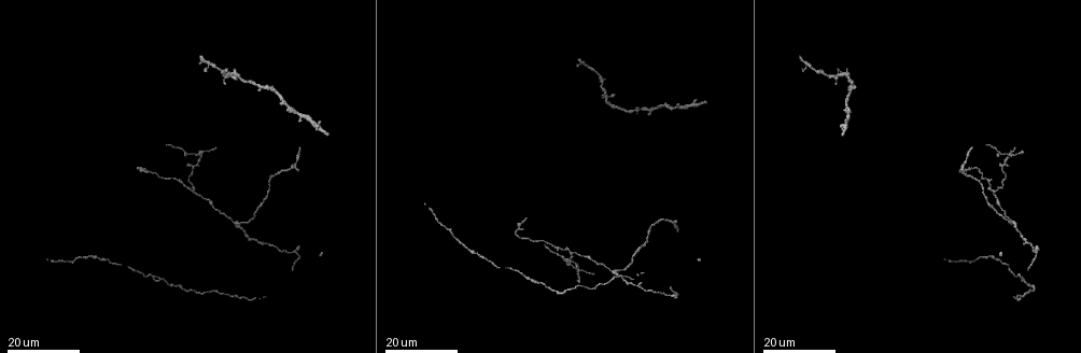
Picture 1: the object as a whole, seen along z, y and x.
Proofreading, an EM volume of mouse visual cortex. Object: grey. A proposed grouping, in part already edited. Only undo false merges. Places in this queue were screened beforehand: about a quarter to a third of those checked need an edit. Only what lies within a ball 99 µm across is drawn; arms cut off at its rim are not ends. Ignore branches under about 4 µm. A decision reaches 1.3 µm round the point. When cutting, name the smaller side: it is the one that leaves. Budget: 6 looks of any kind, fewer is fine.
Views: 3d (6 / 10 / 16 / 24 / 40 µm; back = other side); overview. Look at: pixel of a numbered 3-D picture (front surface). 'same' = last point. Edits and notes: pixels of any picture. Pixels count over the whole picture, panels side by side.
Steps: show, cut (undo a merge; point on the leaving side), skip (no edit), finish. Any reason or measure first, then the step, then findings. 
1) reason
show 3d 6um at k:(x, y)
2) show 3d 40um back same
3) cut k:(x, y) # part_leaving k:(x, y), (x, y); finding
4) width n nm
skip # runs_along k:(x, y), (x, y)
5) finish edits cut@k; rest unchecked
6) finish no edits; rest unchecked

side arm on a straight run
show 3d 16um at 1:(235, 222)

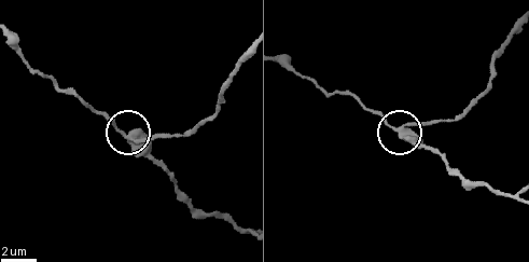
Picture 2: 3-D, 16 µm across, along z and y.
closer look
show 3d 6um at 2:(131, 135)

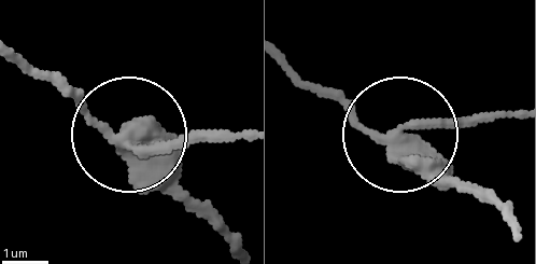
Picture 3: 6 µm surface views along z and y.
arms 3
cut 3:(192, 141) # a second neuron is stuck on

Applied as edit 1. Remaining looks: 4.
sudden change in width
show 3d 16um at 1:(584, 256)

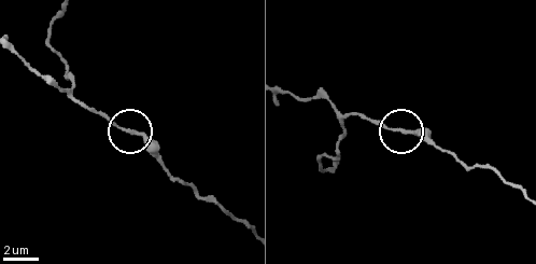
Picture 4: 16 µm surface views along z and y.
zoom in
show 3d 10um at 4:(406, 131)

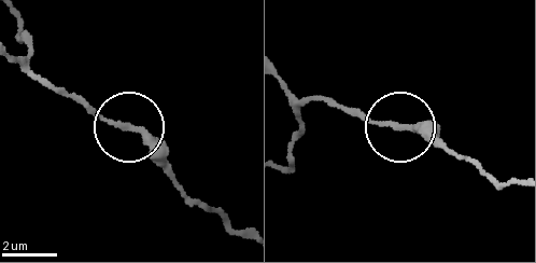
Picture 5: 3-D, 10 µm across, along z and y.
other side
show 3d 10um back at 5:(132, 125)

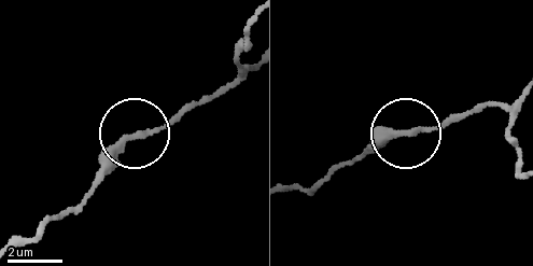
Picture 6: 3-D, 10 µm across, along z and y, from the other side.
width 270 nm
skip # runs_along 6:(289, 187), (317, 185), (400, 135), (460, 118); all the same neuron

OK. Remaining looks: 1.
finish edits cut@3; rest unchecked

